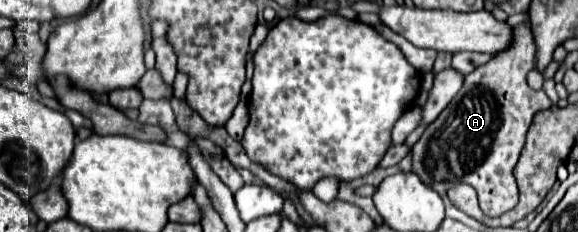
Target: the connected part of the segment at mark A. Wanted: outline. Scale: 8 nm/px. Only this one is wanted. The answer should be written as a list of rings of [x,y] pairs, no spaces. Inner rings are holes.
[[[521,22],[513,28],[513,38],[509,46],[497,52],[487,64],[475,68],[465,76],[461,90],[449,102],[449,106],[431,122],[419,142],[411,148],[413,152],[413,172],[421,176],[421,180],[431,186],[441,196],[455,184],[465,182],[477,190],[479,206],[487,216],[501,216],[515,208],[517,204],[517,184],[513,178],[513,166],[519,160],[521,148],[525,144],[527,128],[533,116],[541,110],[551,108],[551,100],[543,90],[533,90],[527,84],[527,72],[533,68],[535,60],[535,44],[531,40],[529,22]]]

